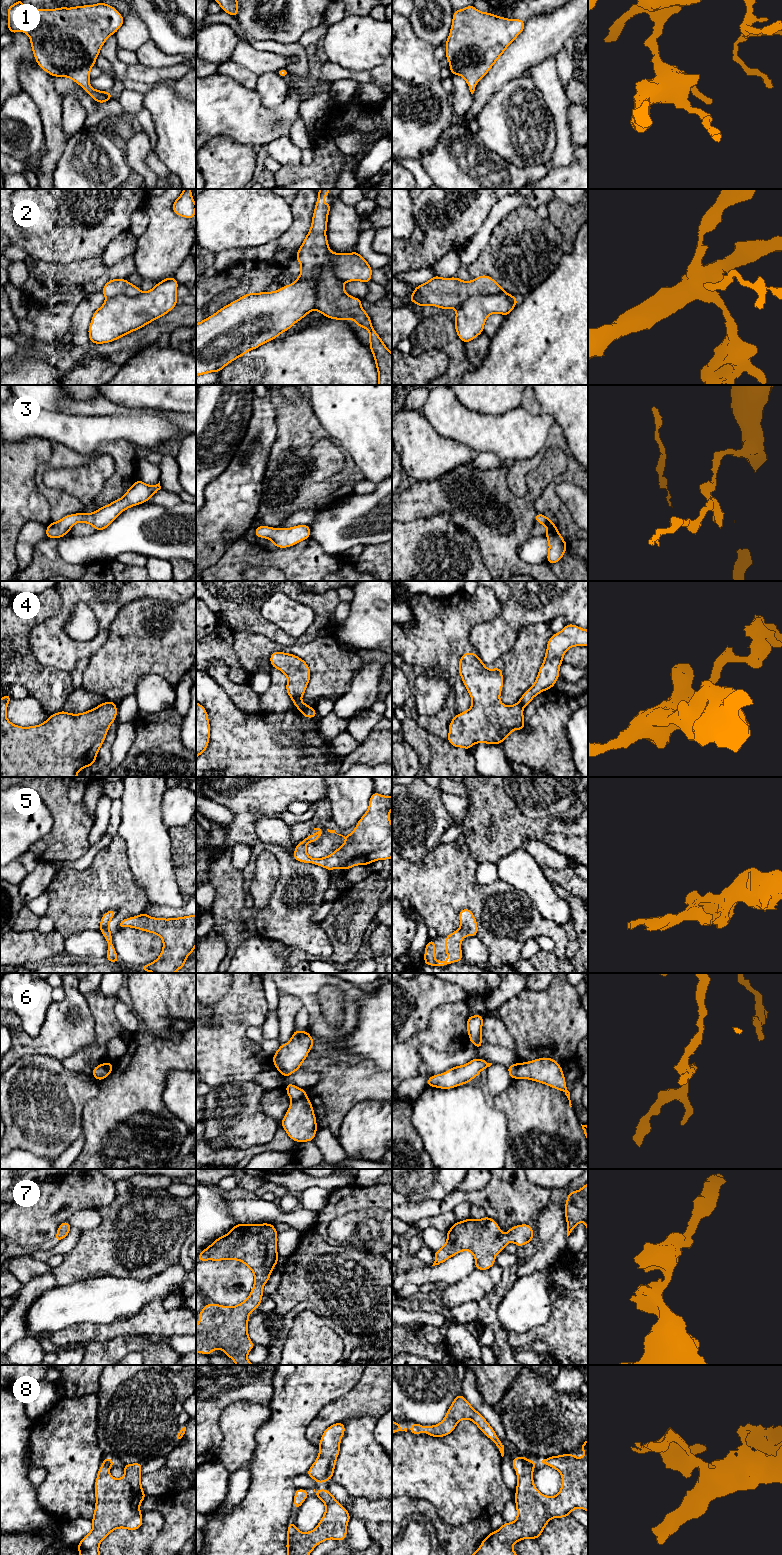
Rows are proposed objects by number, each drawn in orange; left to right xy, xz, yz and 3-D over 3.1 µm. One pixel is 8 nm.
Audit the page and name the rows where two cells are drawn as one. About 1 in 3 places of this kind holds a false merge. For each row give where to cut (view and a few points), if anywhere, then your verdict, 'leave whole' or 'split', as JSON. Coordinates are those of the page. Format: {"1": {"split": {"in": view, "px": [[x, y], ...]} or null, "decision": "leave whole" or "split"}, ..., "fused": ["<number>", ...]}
{"1": {"split": null, "decision": "leave whole"}, "2": {"split": {"in": "xz", "px": [[319, 267], [320, 274], [314, 283], [315, 308]]}, "decision": "split"}, "3": {"split": null, "decision": "leave whole"}, "4": {"split": {"in": "xz", "px": [[309, 706], [300, 710]]}, "decision": "split"}, "5": {"split": null, "decision": "leave whole"}, "6": {"split": null, "decision": "leave whole"}, "7": {"split": null, "decision": "leave whole"}, "8": {"split": null, "decision": "leave whole"}, "fused": ["2", "4"]}

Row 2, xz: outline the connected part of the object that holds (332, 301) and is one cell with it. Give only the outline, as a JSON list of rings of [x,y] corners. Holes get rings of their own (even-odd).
[[[319,189],[311,228],[296,254],[301,265],[299,277],[308,280],[315,270],[321,269],[321,275],[314,283],[315,310],[331,319],[345,321],[351,318],[359,327],[366,328],[378,370],[378,385],[392,385],[392,353],[373,329],[369,315],[361,307],[362,299],[347,294],[344,282],[335,276],[330,266],[332,251],[326,230],[331,203],[323,203],[329,191]]]

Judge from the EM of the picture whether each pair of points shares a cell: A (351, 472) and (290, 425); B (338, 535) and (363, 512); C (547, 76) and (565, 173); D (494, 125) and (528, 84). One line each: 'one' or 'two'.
A: one
B: one
C: two
D: one

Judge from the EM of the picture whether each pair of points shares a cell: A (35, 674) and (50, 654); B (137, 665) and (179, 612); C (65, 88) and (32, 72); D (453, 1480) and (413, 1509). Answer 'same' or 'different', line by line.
A: different
B: same
C: different
D: different

